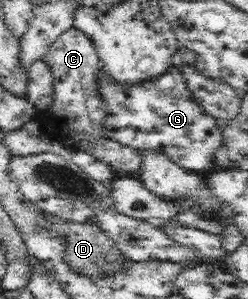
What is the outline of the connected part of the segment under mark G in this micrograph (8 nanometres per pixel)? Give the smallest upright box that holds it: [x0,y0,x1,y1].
[95,60,226,176]

